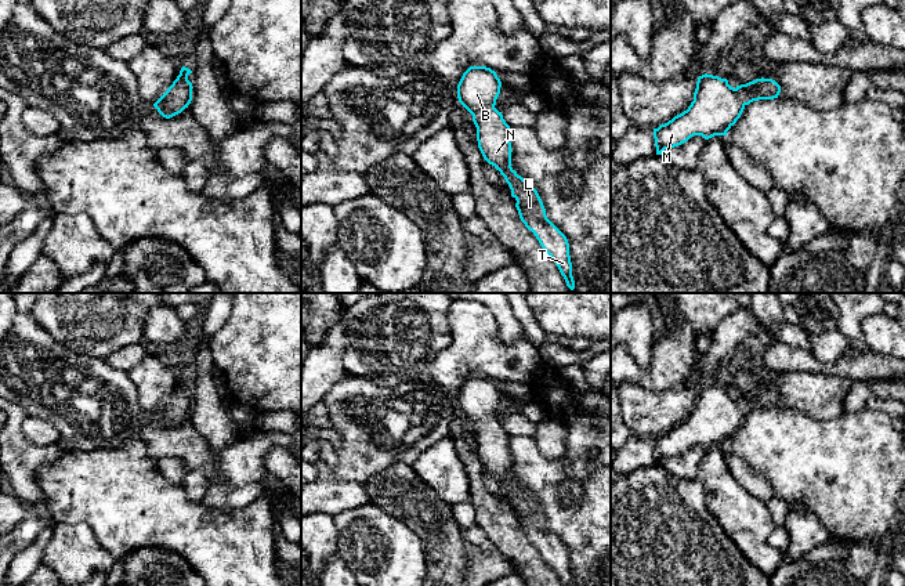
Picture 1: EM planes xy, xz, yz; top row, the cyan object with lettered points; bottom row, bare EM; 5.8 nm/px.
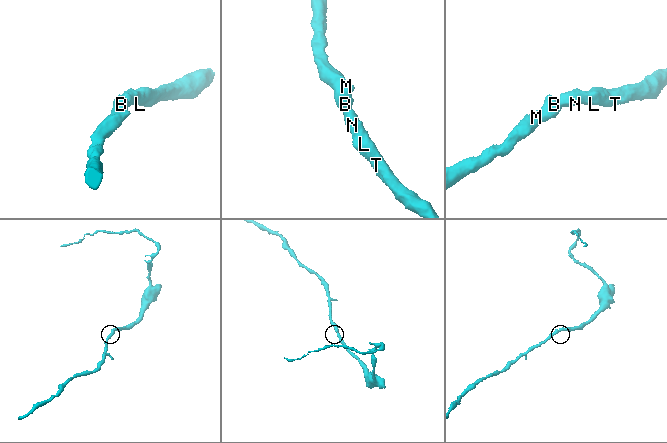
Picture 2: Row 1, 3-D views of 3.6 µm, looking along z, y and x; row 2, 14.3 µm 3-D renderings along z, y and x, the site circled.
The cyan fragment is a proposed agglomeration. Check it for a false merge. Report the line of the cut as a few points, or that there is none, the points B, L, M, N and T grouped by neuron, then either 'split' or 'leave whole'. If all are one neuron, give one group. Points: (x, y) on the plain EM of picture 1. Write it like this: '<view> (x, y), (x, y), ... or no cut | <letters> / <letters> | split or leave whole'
no cut | B L M N T | leave whole

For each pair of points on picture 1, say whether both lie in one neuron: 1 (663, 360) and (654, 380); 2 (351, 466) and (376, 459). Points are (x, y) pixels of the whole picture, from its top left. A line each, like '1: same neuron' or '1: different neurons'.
1: same neuron
2: same neuron

